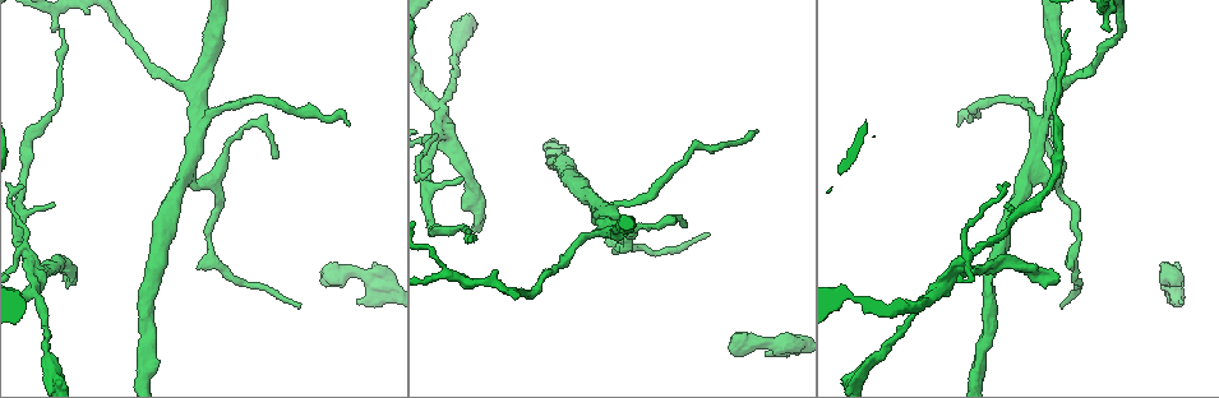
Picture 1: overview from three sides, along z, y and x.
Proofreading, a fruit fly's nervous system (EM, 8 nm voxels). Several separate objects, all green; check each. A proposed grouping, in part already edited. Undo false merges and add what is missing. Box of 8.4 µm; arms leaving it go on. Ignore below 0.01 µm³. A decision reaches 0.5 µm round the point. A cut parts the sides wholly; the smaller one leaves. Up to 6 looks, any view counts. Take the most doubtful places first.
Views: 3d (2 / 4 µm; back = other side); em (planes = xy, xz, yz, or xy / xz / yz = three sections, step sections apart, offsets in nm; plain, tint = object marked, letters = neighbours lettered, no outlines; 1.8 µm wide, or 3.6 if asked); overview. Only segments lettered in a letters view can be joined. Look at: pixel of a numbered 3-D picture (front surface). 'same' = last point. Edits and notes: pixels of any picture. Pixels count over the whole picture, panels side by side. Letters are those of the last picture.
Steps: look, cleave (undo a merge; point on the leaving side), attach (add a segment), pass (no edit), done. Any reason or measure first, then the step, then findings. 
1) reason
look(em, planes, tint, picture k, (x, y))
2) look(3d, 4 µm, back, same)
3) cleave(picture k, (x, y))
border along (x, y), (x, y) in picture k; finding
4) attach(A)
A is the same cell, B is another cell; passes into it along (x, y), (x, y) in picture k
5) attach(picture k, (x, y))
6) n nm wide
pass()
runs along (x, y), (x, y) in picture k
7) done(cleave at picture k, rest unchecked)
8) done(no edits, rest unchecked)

four or more arms meet
look(3d, 2 µm, picture 1, (941, 289))

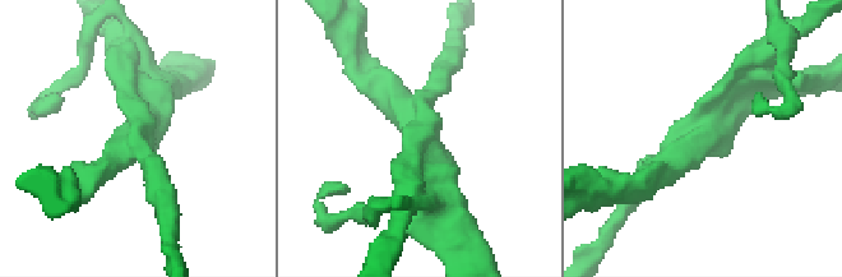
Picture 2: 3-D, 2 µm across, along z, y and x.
4 arms; shape alone is not enough
look(em, xz, step 16, tint, picture 2, (422, 138))

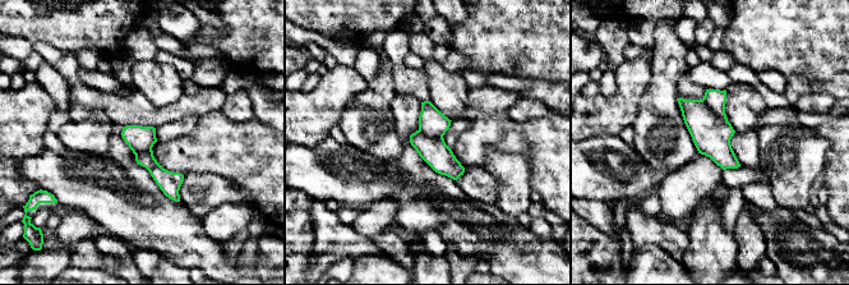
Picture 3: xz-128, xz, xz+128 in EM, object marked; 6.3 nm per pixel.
another direction
look(em, planes, letters, same)

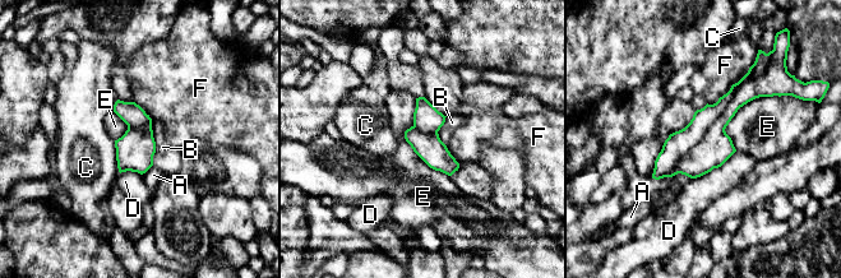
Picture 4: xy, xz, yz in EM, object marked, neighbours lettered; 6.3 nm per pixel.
E touches over 550 nm
cleave(picture 4, (702, 119))
A, B, C, D, E and F are other cells; a second neuron is stuck on

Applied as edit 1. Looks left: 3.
an open end
look(em, planes, tint, picture 1, (1060, 281))

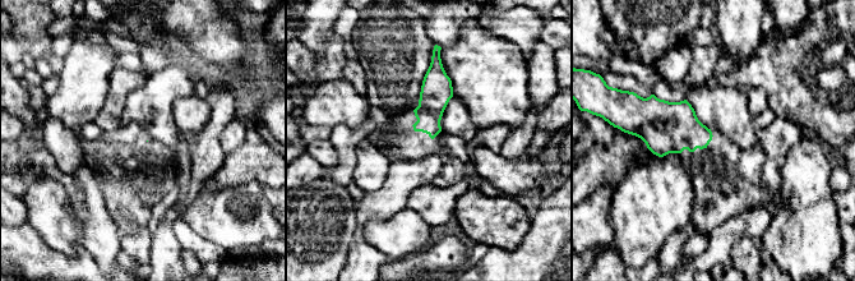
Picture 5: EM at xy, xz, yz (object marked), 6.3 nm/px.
look(em, planes, letters, same)

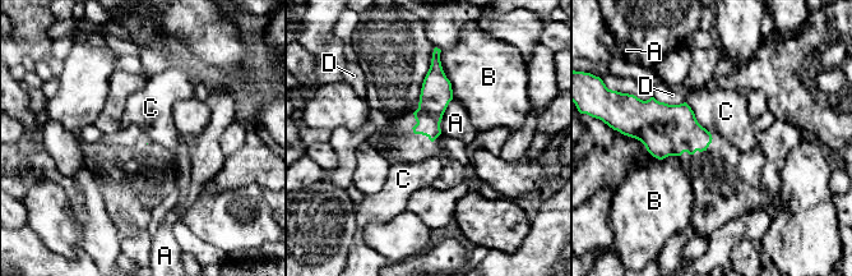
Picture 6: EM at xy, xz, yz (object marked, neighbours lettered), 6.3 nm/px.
pass()
A, B, C and D are other cells; border along (685, 102), (695, 119), (709, 132) in picture 6; no lettered segment goes on from it

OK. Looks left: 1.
done(cleave at picture 4, rest unchecked)

